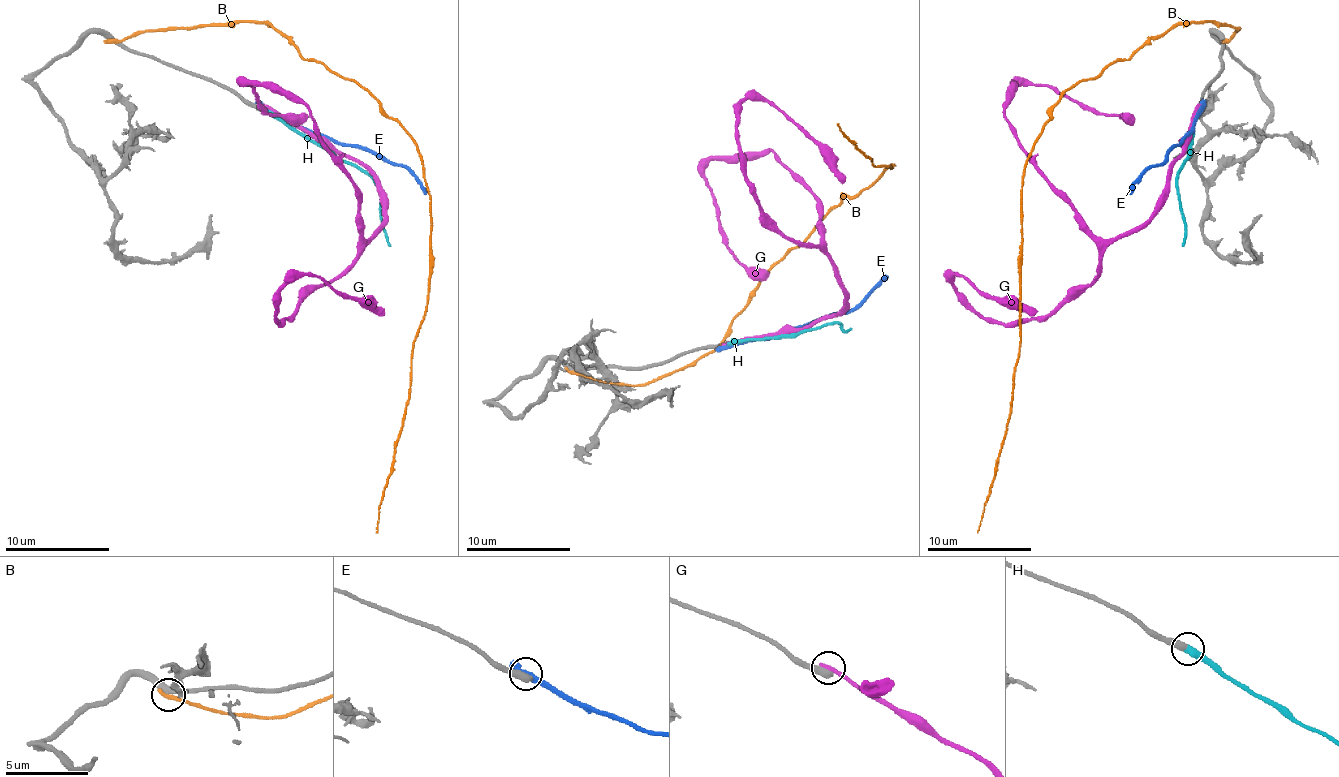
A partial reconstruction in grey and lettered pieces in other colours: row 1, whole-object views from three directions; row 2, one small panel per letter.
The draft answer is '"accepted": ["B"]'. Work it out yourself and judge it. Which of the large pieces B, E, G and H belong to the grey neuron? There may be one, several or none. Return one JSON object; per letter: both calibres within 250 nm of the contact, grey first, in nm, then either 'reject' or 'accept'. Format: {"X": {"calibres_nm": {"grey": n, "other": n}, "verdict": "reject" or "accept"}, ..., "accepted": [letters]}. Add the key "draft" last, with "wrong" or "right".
{"B": {"calibres_nm": {"grey": 380, "other": 340}, "verdict": "reject"}, "E": {"calibres_nm": {"grey": 480, "other": 480}, "verdict": "reject"}, "G": {"calibres_nm": {"grey": 460, "other": 320}, "verdict": "reject"}, "H": {"calibres_nm": {"grey": 400, "other": 440}, "verdict": "accept"}, "accepted": ["H"], "draft": "wrong"}

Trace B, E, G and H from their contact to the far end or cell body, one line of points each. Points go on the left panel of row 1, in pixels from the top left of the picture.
B: (111, 39), (270, 24), (306, 60), (358, 81), (413, 141), (431, 209), (429, 303), (377, 532)
E: (264, 107), (306, 128), (403, 164), (426, 193)
G: (267, 107), (374, 177), (384, 222), (366, 240), (358, 188), (309, 110), (244, 84), (272, 115), (306, 120)
H: (270, 112), (371, 177), (379, 191), (382, 227), (390, 245)

